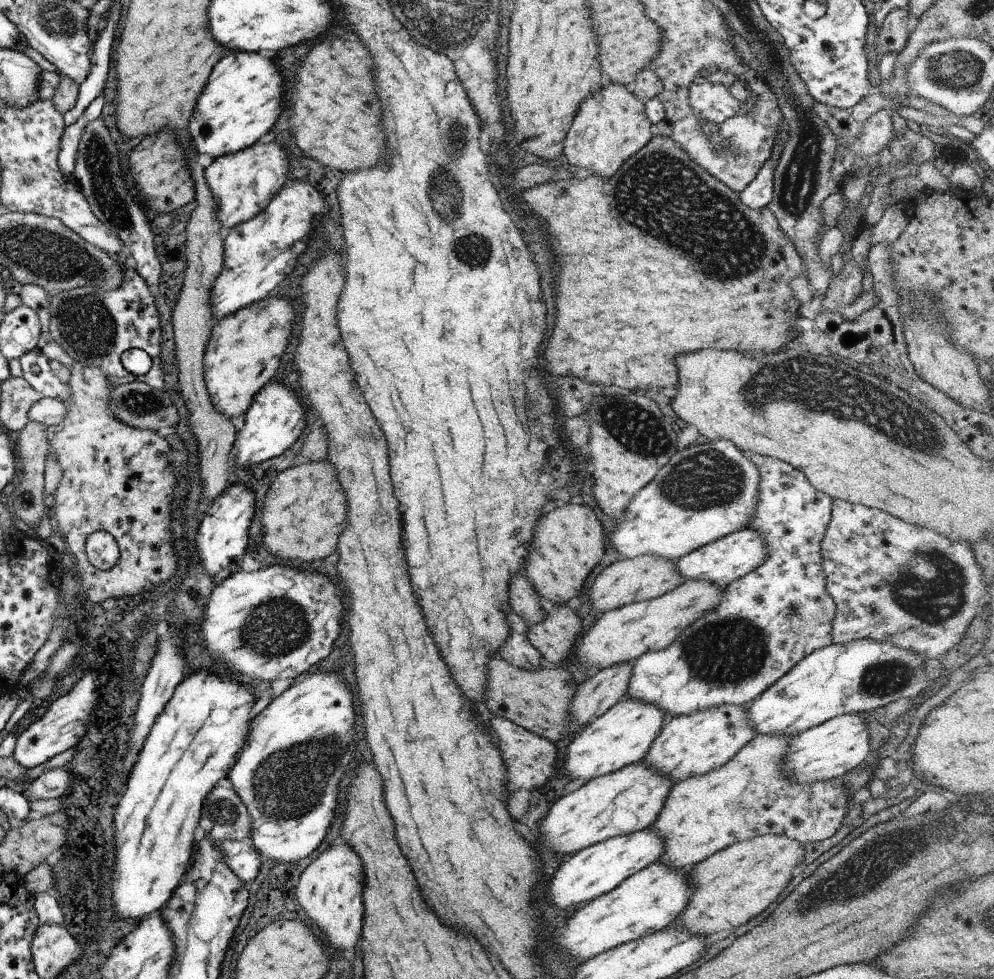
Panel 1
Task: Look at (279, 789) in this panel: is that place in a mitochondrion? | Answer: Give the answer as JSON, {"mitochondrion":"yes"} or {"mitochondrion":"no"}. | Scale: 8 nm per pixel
{"mitochondrion":"yes"}

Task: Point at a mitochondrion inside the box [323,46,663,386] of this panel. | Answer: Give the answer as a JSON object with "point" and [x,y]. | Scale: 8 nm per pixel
{"point":[444,193]}

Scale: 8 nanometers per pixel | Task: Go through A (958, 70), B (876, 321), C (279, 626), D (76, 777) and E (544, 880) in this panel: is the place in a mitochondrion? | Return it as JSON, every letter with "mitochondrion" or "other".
{"A":"mitochondrion","B":"other","C":"mitochondrion","D":"other","E":"other"}

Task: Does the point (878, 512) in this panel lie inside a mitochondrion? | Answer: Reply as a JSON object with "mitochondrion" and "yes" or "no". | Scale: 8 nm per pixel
{"mitochondrion":"no"}

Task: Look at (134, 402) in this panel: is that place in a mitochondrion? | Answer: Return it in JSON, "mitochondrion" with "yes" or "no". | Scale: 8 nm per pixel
{"mitochondrion":"yes"}

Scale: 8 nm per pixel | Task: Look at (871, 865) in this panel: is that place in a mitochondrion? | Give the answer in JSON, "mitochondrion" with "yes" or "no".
{"mitochondrion":"yes"}

